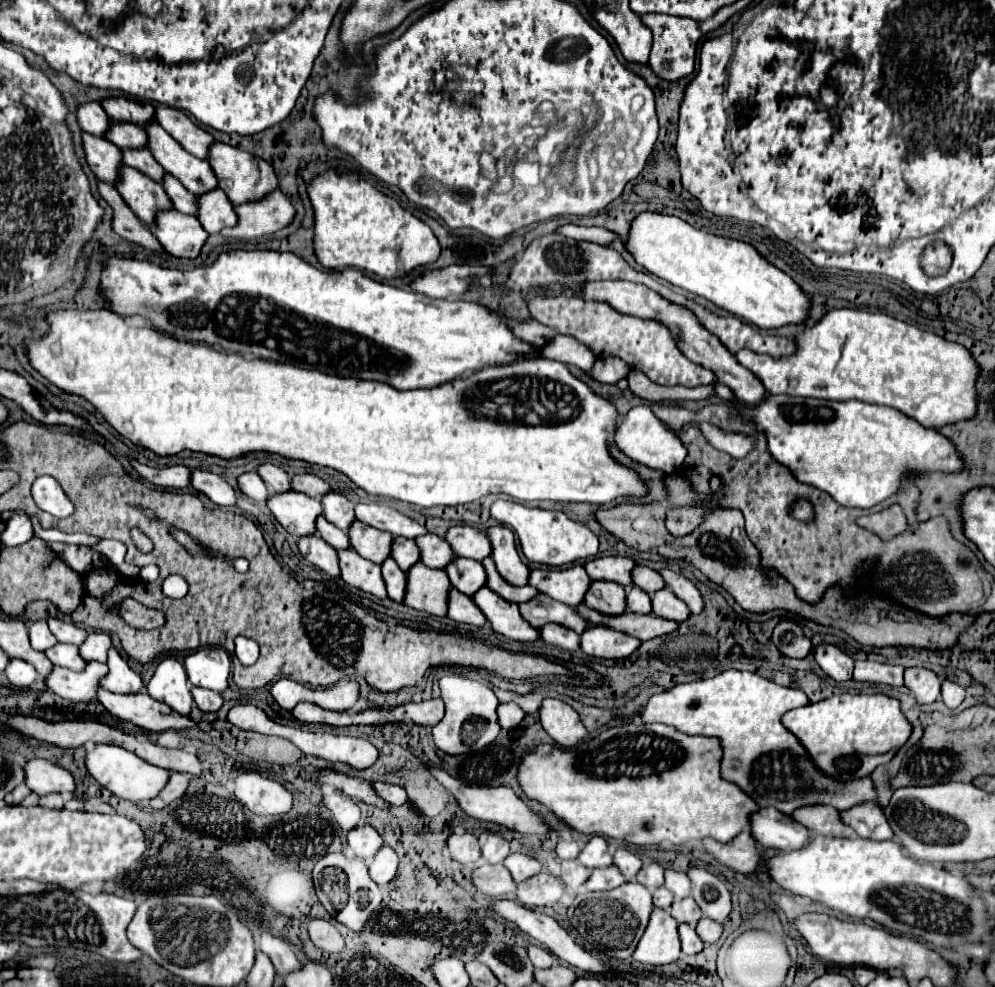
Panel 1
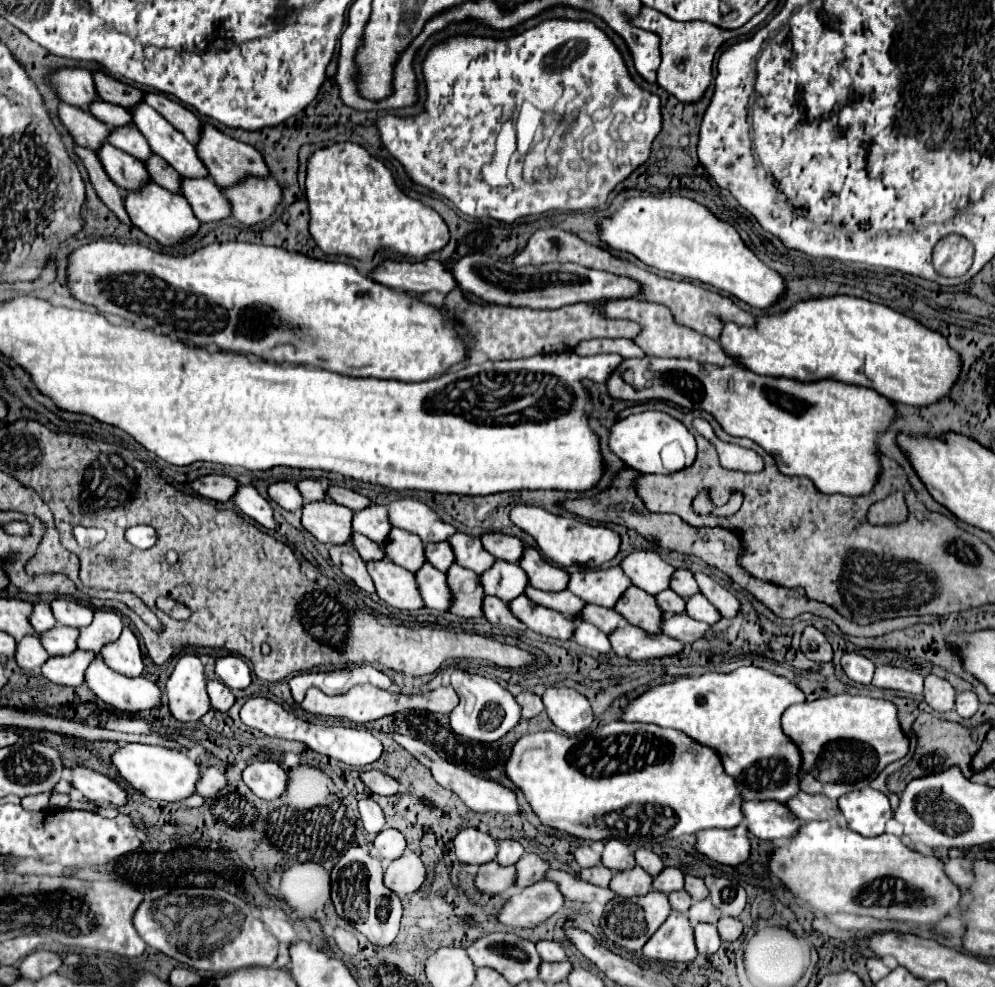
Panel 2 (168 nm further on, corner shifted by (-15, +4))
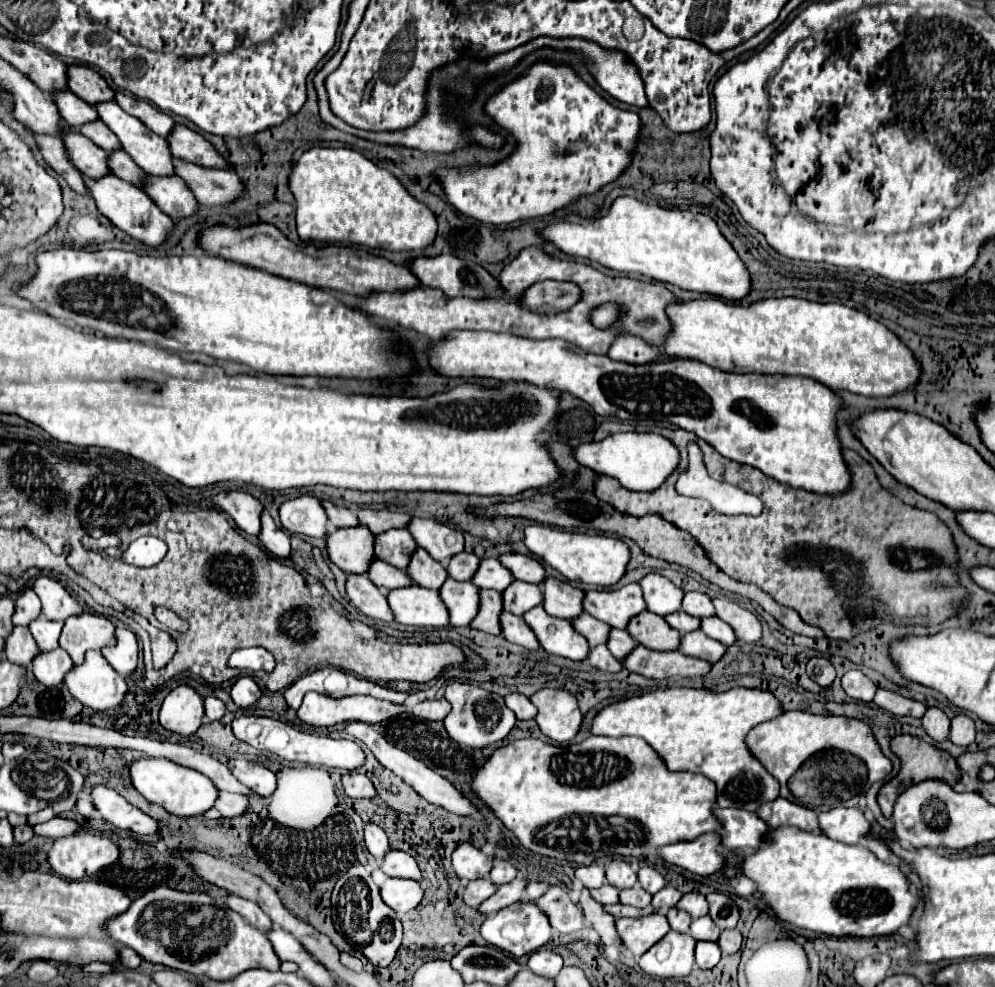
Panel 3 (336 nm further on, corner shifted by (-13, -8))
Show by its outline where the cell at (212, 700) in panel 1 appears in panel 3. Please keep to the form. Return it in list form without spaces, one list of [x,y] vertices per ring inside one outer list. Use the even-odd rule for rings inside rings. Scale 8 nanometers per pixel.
[[[208,696],[204,700],[204,708],[206,708],[206,720],[214,722],[214,720],[220,720],[224,714],[226,714],[226,706],[222,700],[218,700],[216,696]]]

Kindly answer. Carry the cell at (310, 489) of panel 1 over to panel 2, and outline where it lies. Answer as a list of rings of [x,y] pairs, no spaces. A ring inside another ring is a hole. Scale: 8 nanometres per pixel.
[[[330,486],[330,488],[328,488],[328,496],[330,496],[330,500],[334,500],[336,504],[342,504],[342,506],[354,510],[354,512],[364,510],[364,508],[368,508],[368,506],[372,504],[366,496],[354,492],[354,490],[348,490],[348,488],[338,488],[338,486]]]

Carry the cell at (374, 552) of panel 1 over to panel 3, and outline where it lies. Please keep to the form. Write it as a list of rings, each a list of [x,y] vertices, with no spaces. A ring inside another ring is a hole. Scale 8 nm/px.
[[[424,548],[414,550],[414,554],[410,556],[410,562],[406,566],[406,574],[410,576],[410,580],[414,584],[432,588],[432,590],[438,590],[442,586],[442,582],[448,578],[444,566],[440,562],[432,560]]]

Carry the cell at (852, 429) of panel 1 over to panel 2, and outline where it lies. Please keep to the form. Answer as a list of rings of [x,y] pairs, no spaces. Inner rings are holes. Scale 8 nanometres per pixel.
[[[626,358],[606,380],[606,390],[610,398],[628,402],[646,400],[668,400],[688,410],[708,412],[720,422],[722,430],[736,438],[754,440],[762,446],[778,464],[780,472],[786,476],[810,478],[816,488],[824,494],[844,494],[862,496],[868,494],[880,476],[878,462],[878,436],[890,426],[896,410],[888,398],[872,392],[870,388],[856,388],[852,384],[840,384],[836,380],[816,380],[816,384],[796,384],[796,380],[776,380],[774,376],[756,376],[748,368],[730,364],[698,364],[696,360],[680,358]]]

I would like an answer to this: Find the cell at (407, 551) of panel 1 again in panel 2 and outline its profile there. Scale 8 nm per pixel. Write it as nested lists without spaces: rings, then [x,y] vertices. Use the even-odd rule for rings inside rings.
[[[448,542],[428,544],[426,546],[426,558],[434,568],[438,568],[442,572],[446,572],[454,564],[454,552],[452,552],[452,546]]]

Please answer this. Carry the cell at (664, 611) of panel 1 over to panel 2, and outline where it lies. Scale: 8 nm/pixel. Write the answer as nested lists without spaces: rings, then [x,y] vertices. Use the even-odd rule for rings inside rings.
[[[696,594],[696,596],[688,598],[686,614],[694,620],[702,620],[702,622],[708,622],[708,624],[716,624],[722,618],[722,614],[702,594]]]

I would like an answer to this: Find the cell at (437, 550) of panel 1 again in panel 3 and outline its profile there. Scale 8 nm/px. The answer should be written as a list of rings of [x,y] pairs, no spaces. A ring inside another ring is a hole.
[[[482,558],[470,582],[478,588],[492,588],[502,592],[502,588],[506,588],[510,580],[512,580],[512,574],[496,558]]]

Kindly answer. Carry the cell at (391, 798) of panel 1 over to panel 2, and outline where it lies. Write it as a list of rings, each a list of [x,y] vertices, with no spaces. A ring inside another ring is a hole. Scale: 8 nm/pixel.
[[[366,770],[360,772],[360,780],[362,784],[374,792],[374,794],[382,794],[382,796],[392,796],[400,792],[400,784],[396,780],[392,780],[388,774],[380,772],[380,770]]]

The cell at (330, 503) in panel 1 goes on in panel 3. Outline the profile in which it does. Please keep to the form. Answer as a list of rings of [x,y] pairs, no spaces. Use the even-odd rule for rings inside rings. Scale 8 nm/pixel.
[[[392,528],[374,536],[374,554],[400,570],[406,568],[414,548],[416,544],[414,540],[410,540],[410,532],[406,532],[404,528]]]

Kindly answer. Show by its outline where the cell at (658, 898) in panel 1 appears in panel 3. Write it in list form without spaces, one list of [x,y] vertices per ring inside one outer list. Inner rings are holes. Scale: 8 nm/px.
[[[670,908],[666,916],[668,916],[668,922],[670,922],[672,930],[676,930],[676,932],[688,932],[690,922],[692,922],[692,916],[688,912],[678,910],[678,908]]]

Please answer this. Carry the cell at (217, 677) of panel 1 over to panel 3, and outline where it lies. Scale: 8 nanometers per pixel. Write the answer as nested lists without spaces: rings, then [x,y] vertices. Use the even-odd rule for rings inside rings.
[[[240,676],[240,678],[236,678],[232,682],[230,696],[240,708],[248,708],[262,696],[262,692],[260,692],[258,684],[250,676]]]

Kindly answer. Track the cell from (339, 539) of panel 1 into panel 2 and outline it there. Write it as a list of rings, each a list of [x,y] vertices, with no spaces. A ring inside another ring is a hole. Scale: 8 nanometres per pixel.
[[[354,534],[352,536],[352,544],[354,544],[354,548],[358,550],[358,554],[362,556],[364,562],[368,562],[368,560],[386,560],[386,554],[384,554],[382,546],[372,542],[372,540],[368,540],[362,534]]]

